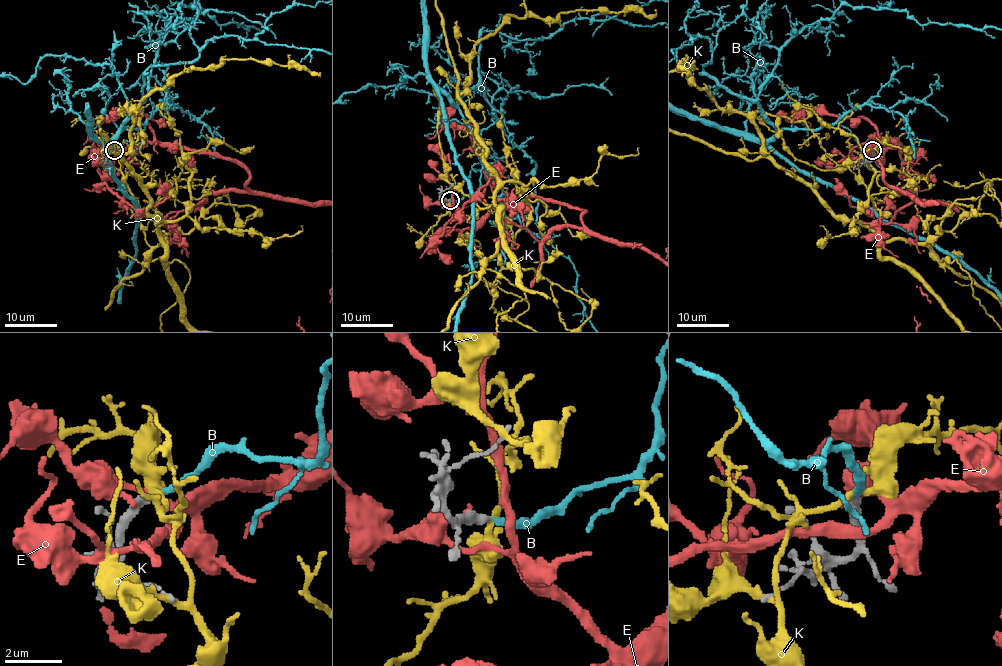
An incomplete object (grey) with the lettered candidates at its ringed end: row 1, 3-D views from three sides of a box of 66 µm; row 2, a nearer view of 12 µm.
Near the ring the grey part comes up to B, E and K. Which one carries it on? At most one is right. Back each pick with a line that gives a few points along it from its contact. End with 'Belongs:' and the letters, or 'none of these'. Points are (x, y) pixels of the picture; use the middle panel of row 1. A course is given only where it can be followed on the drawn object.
Belongs: B

